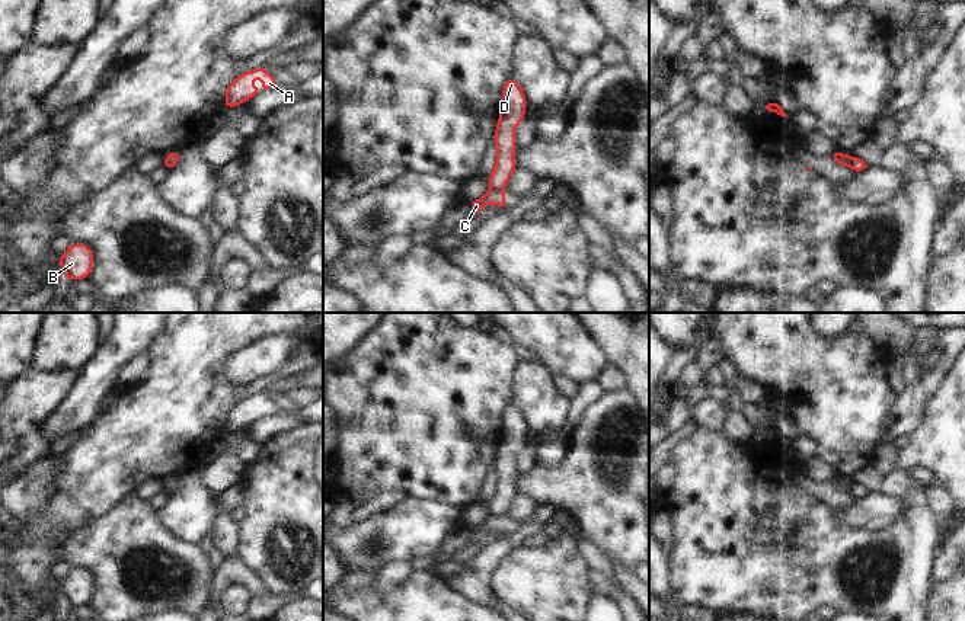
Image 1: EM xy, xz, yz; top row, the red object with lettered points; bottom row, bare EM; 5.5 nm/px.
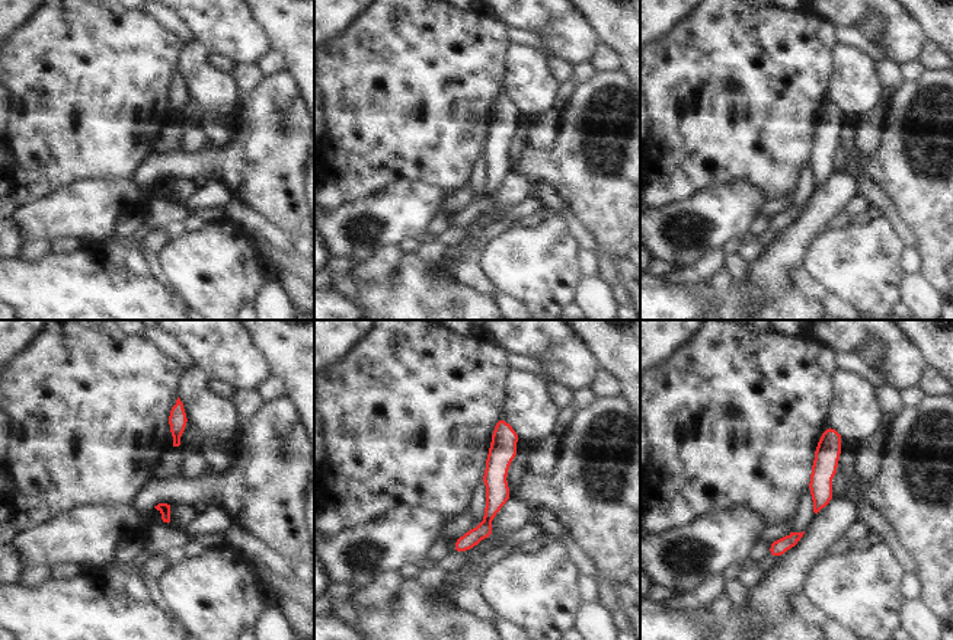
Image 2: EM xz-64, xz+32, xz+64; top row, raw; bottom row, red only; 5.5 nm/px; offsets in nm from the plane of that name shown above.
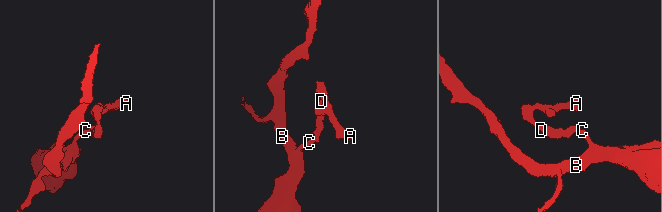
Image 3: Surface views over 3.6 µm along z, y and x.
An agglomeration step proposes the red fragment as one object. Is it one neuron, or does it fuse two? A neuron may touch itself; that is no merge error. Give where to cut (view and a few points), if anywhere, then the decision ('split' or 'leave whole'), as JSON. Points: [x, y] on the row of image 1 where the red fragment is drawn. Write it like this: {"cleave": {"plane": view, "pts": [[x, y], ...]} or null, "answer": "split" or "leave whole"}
{"cleave": {"plane": "xz", "pts": [[489, 186], [502, 191]]}, "answer": "split"}

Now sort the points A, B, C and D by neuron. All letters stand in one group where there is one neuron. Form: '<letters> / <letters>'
A D / B C

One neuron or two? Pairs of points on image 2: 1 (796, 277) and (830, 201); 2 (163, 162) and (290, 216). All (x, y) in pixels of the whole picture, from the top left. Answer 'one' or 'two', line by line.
1: two
2: one

